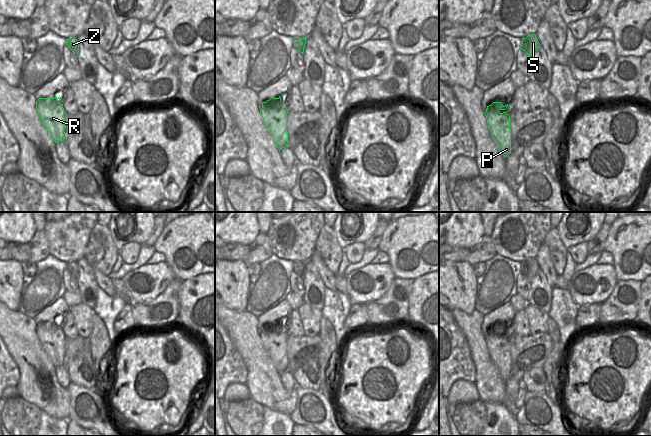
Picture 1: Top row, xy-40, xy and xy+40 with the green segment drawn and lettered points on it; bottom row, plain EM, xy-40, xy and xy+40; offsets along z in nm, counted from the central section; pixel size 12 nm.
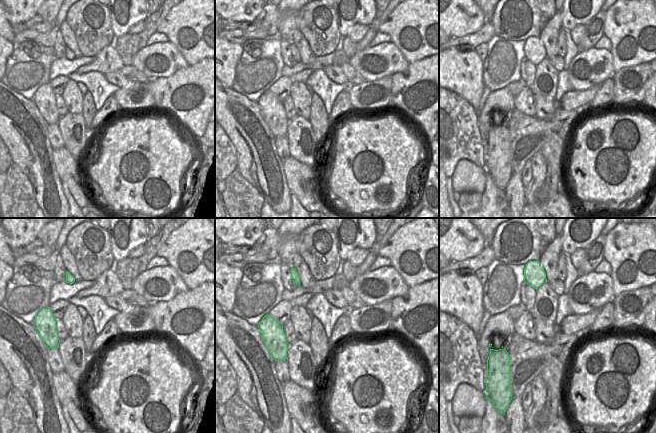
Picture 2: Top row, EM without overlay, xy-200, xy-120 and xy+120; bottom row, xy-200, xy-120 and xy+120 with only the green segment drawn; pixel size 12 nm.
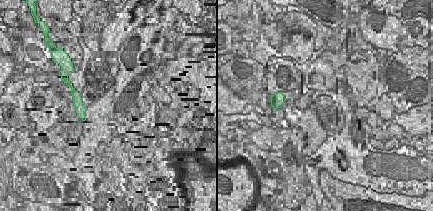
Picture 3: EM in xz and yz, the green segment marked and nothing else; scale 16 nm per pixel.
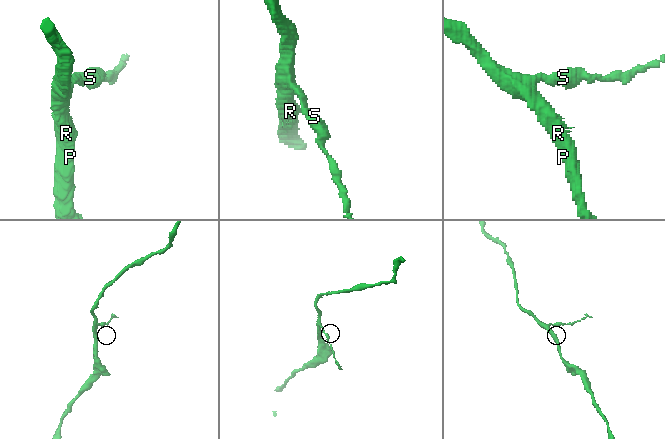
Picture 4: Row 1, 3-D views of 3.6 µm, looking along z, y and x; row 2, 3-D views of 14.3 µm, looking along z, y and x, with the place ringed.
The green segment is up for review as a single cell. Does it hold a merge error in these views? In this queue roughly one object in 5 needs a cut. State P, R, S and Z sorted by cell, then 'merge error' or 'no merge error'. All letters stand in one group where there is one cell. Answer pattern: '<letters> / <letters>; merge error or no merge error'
P R S Z; no merge error

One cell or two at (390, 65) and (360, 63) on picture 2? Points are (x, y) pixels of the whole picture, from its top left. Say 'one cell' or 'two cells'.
one cell

